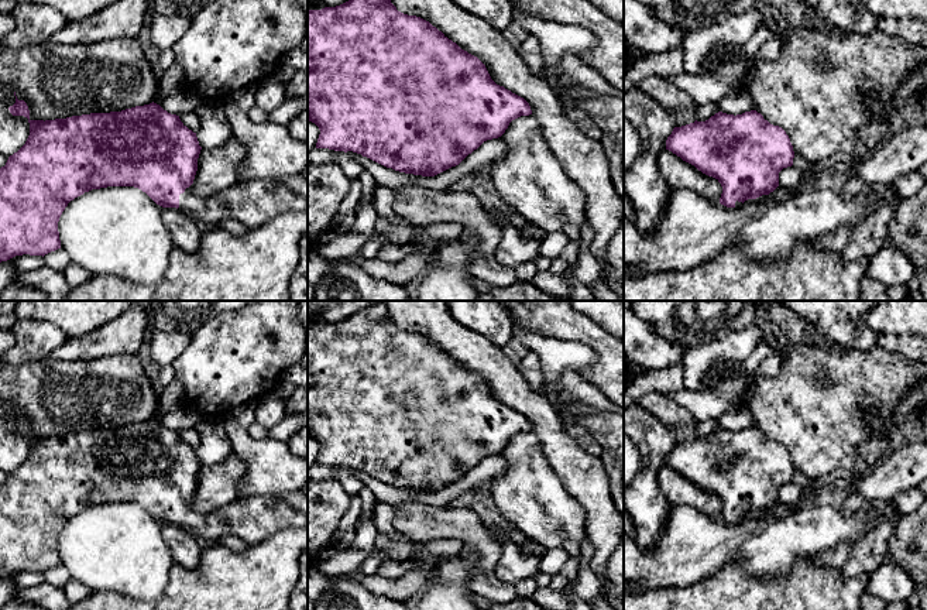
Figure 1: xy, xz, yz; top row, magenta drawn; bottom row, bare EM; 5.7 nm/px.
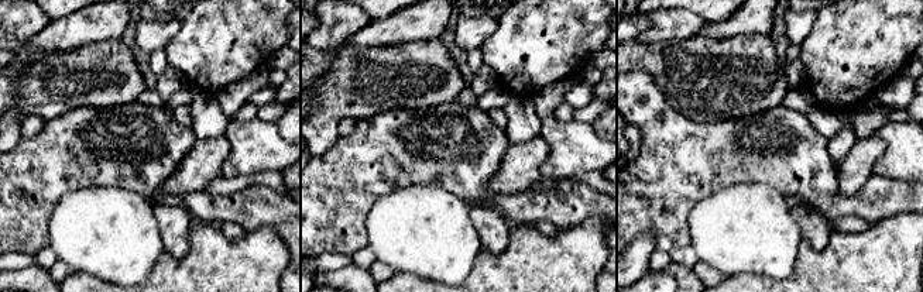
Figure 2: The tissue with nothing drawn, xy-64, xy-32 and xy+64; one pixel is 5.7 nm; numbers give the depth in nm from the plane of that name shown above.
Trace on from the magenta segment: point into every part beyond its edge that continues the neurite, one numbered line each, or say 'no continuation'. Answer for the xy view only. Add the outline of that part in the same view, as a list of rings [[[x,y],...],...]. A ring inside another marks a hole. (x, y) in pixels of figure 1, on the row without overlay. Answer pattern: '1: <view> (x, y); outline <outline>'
1: xy (253, 518); outline [[[264,494],[238,497],[231,504],[207,514],[186,504],[179,511],[178,525],[190,531],[203,544],[237,537],[246,545],[257,545],[282,530],[308,531],[308,515],[278,496]]]

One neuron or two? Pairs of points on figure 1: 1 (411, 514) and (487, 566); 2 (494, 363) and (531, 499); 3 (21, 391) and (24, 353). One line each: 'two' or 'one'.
1: one
2: two
3: two

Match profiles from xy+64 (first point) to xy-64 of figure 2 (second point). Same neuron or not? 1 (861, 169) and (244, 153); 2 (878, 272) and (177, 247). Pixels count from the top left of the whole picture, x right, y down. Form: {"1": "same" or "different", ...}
{"1": "different", "2": "different"}

